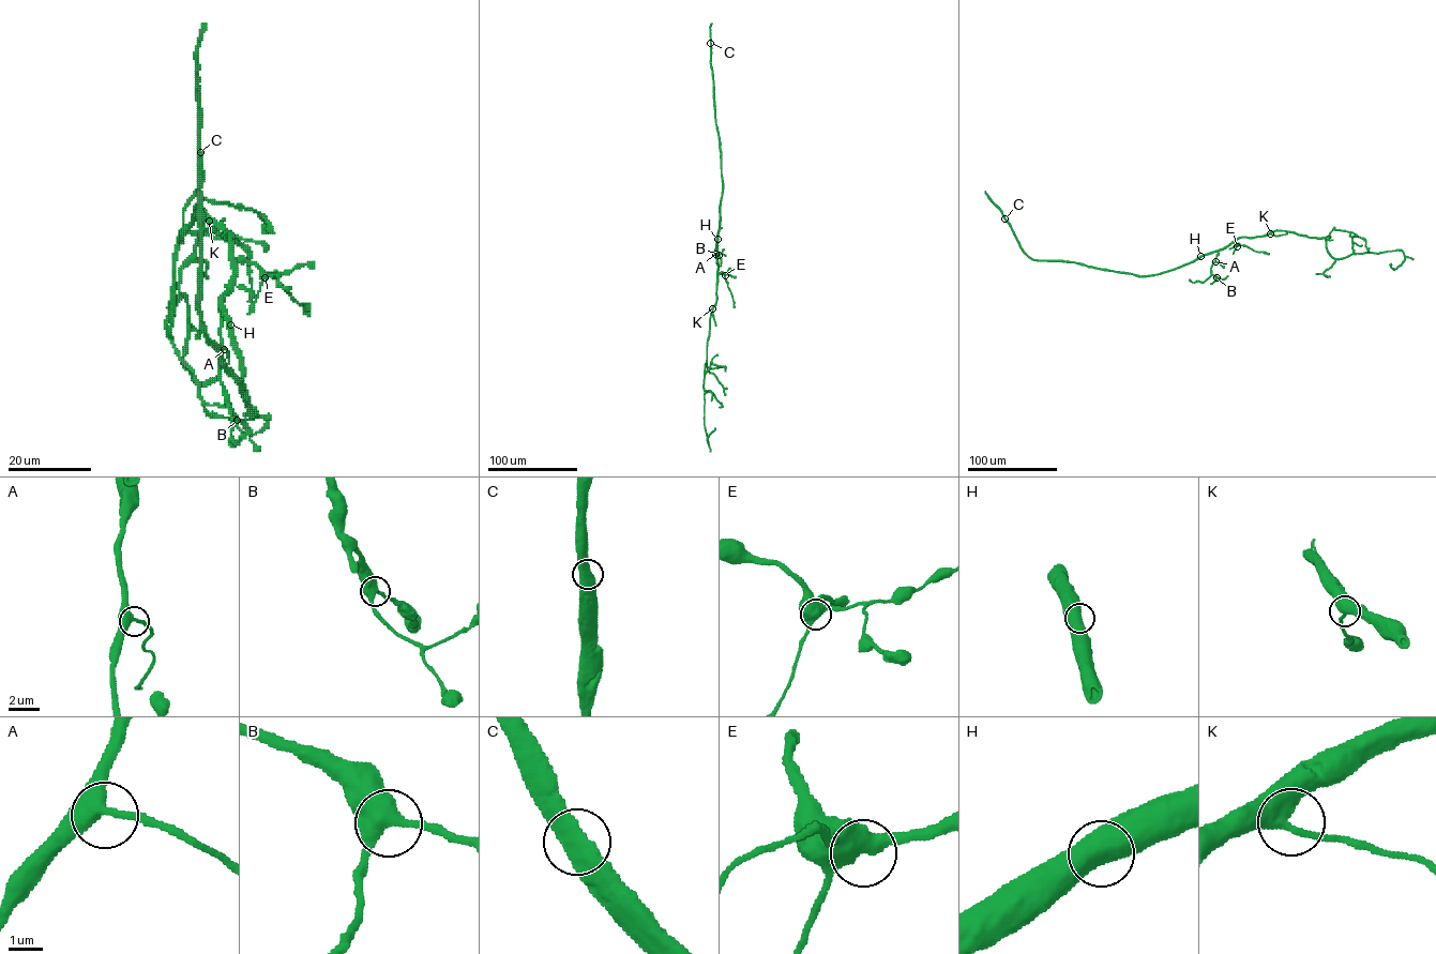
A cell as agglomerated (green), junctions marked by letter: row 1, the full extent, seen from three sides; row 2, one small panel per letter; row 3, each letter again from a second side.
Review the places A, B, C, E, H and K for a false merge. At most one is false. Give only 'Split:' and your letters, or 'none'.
Split: none

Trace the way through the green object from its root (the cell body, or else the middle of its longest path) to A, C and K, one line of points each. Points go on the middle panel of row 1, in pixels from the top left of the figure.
A: (716, 239), (715, 254)
C: (716, 239), (723, 180), (711, 43)
K: (716, 239), (716, 300), (712, 308)

